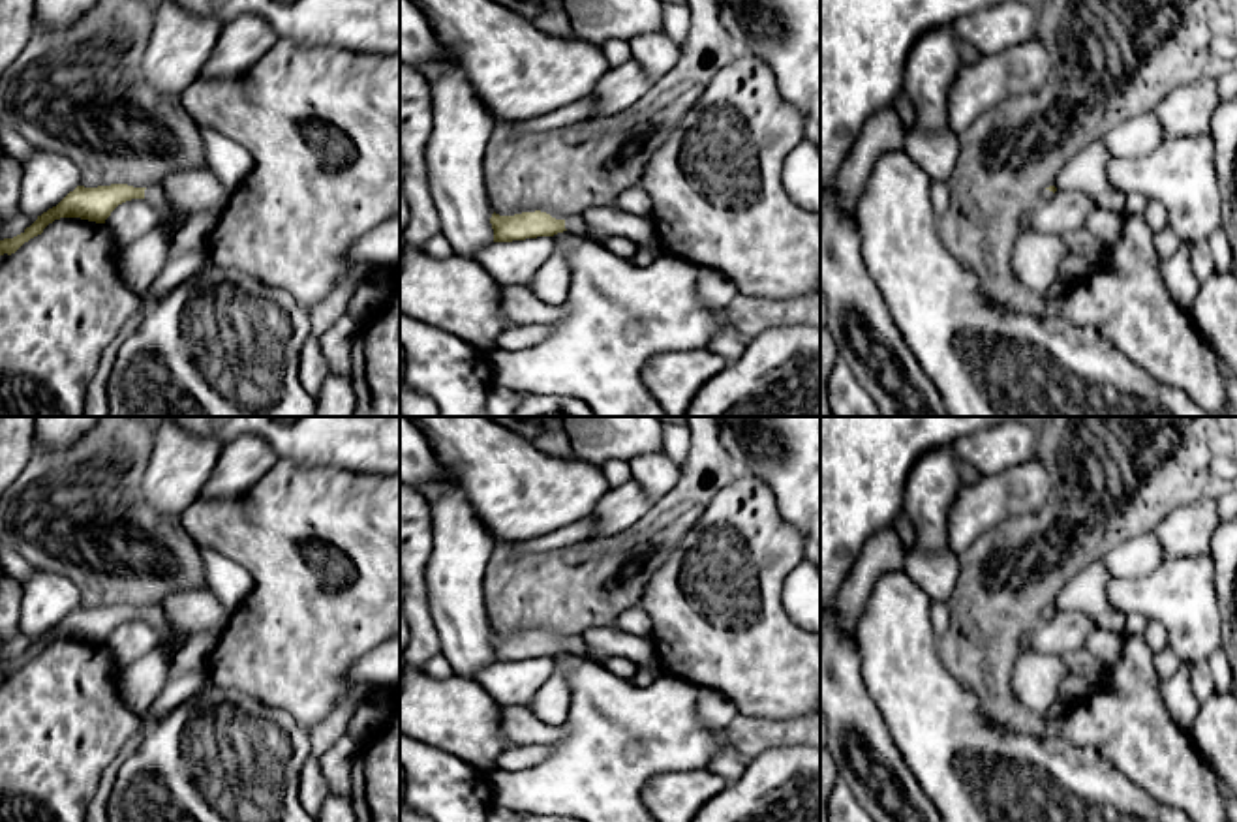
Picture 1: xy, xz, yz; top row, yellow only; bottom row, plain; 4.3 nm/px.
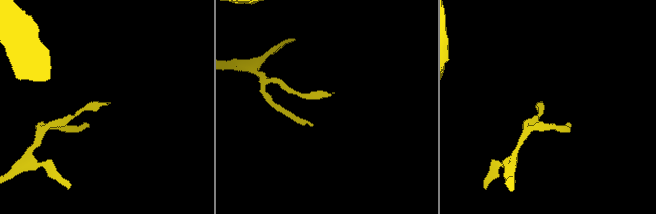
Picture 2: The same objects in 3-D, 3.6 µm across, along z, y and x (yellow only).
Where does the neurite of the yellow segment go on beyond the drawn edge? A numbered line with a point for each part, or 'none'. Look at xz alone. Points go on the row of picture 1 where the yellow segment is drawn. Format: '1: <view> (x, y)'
1: xz (575, 226)

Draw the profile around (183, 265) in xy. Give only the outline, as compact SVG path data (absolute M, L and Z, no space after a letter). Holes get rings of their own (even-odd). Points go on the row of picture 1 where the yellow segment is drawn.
M180 251L173 253L160 272L160 276L152 282L148 291L145 293L145 302L148 306L156 304L160 298L163 298L167 293L171 293L175 287L184 283L188 278L197 274L203 265L206 263L205 251Z

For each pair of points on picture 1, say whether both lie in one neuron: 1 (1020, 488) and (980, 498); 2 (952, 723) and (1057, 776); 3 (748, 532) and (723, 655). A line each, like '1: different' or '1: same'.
1: same
2: same
3: same

